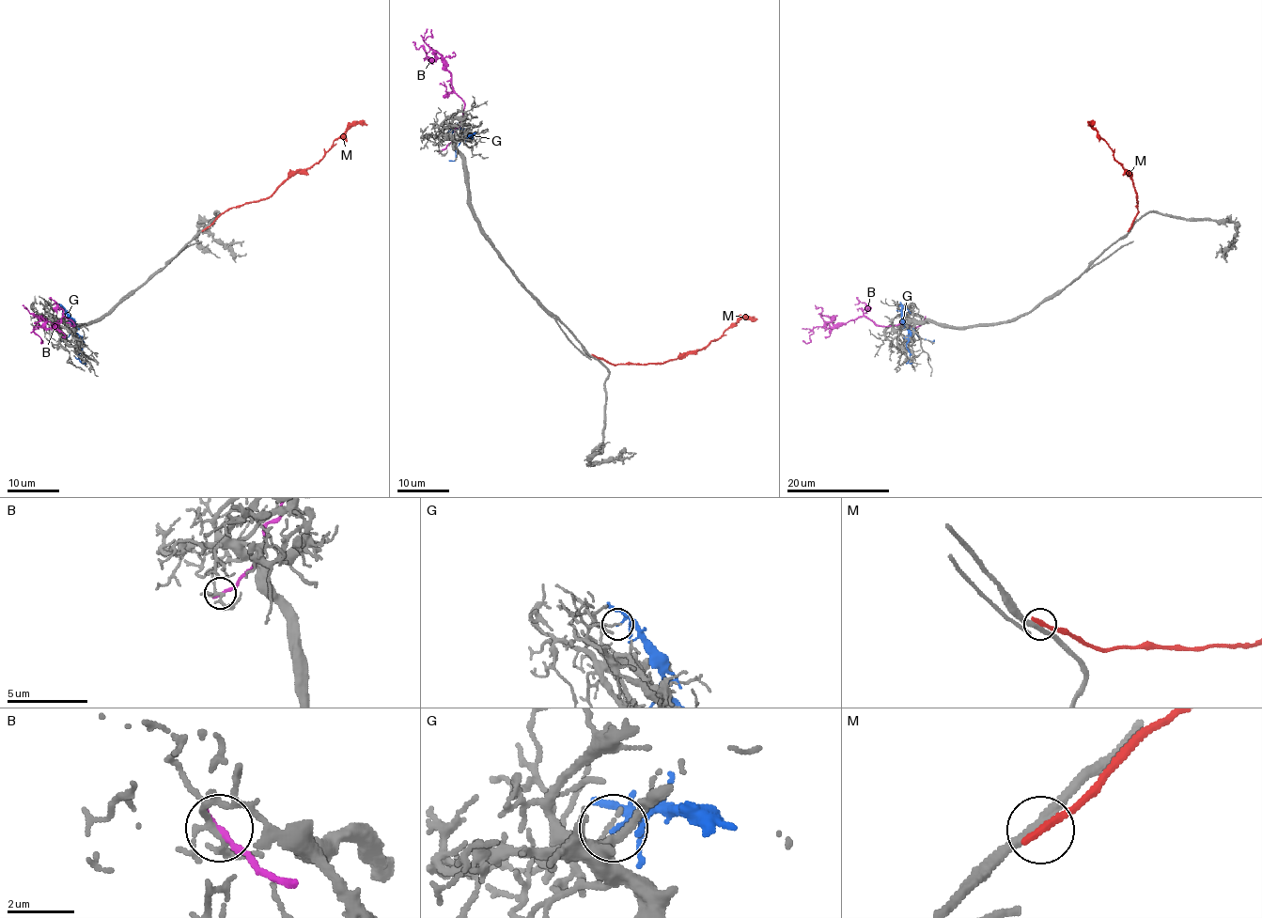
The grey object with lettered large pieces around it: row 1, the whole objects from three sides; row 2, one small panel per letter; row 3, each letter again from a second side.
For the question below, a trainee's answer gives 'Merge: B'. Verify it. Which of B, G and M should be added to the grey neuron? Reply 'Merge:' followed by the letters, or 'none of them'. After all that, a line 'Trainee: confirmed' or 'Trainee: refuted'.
Merge: none of them
Trainee: refuted

